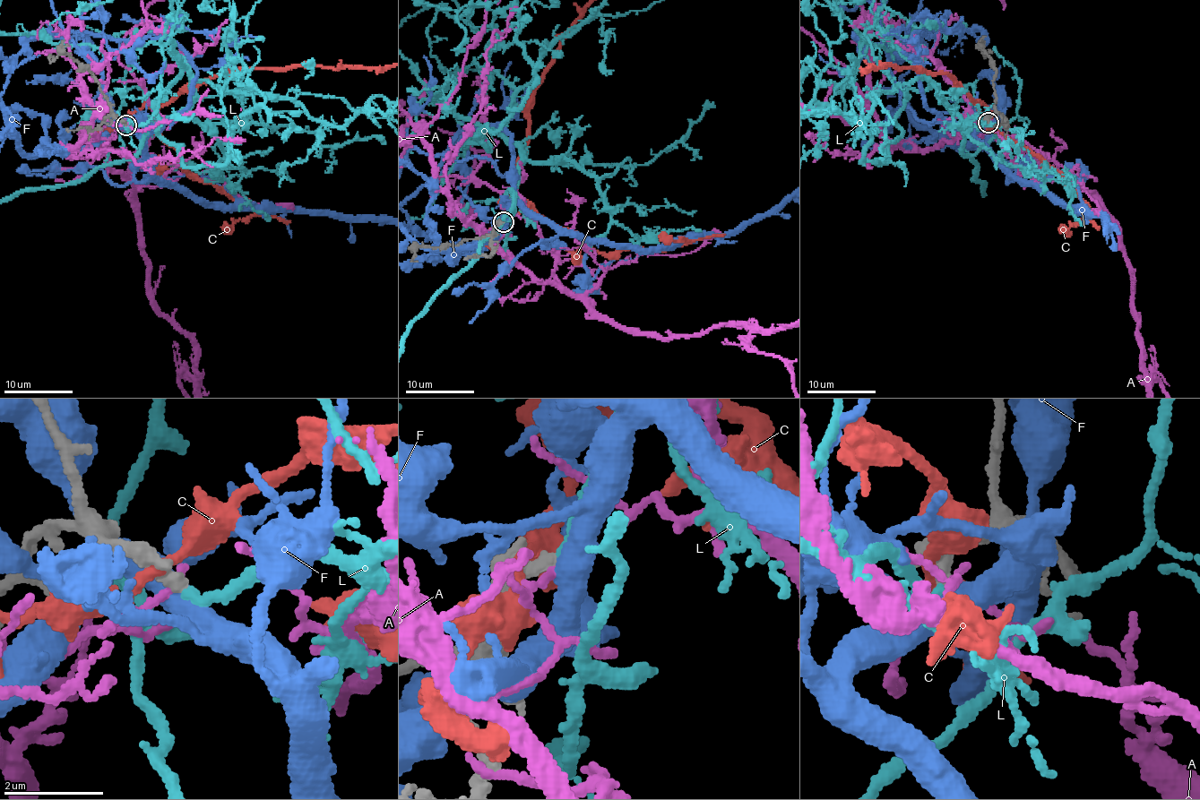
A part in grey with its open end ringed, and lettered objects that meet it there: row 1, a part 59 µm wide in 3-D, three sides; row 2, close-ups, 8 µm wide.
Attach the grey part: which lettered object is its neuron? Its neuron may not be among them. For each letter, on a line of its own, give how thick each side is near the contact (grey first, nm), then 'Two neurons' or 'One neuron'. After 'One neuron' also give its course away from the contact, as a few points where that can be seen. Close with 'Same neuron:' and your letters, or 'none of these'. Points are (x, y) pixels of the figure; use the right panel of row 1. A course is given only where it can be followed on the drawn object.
A: Thickness 320 nm (grey) against 160 nm. Two neurons
C: Thickness 460 nm (grey) against 240 nm. Two neurons
F: Thickness 280 nm (grey) against 440 nm. Two neurons
L: Thickness 280 nm (grey) against 190 nm. One neuron
Same neuron: L

